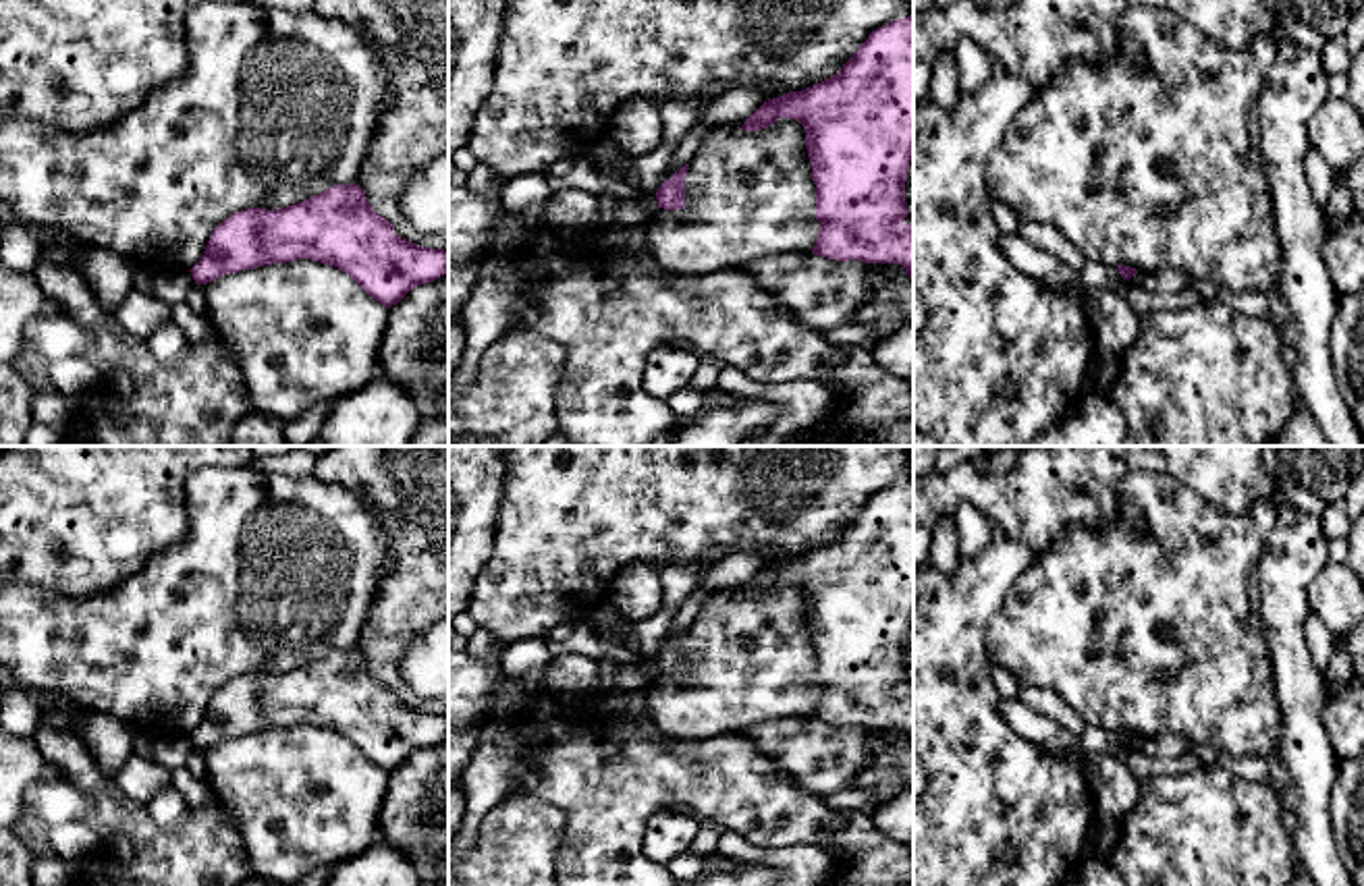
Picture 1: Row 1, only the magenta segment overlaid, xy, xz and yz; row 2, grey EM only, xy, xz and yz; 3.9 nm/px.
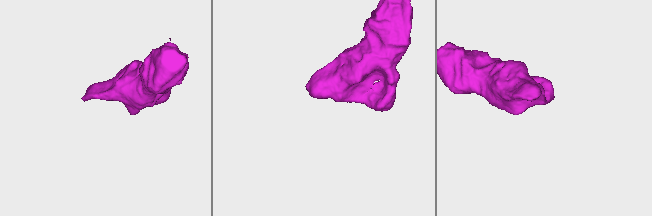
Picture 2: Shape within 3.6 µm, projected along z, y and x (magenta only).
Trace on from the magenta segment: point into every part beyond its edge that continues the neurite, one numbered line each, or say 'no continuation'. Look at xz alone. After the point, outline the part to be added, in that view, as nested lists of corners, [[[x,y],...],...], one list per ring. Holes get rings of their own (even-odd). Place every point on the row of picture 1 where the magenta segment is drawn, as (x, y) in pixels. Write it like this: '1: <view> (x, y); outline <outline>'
no continuation

